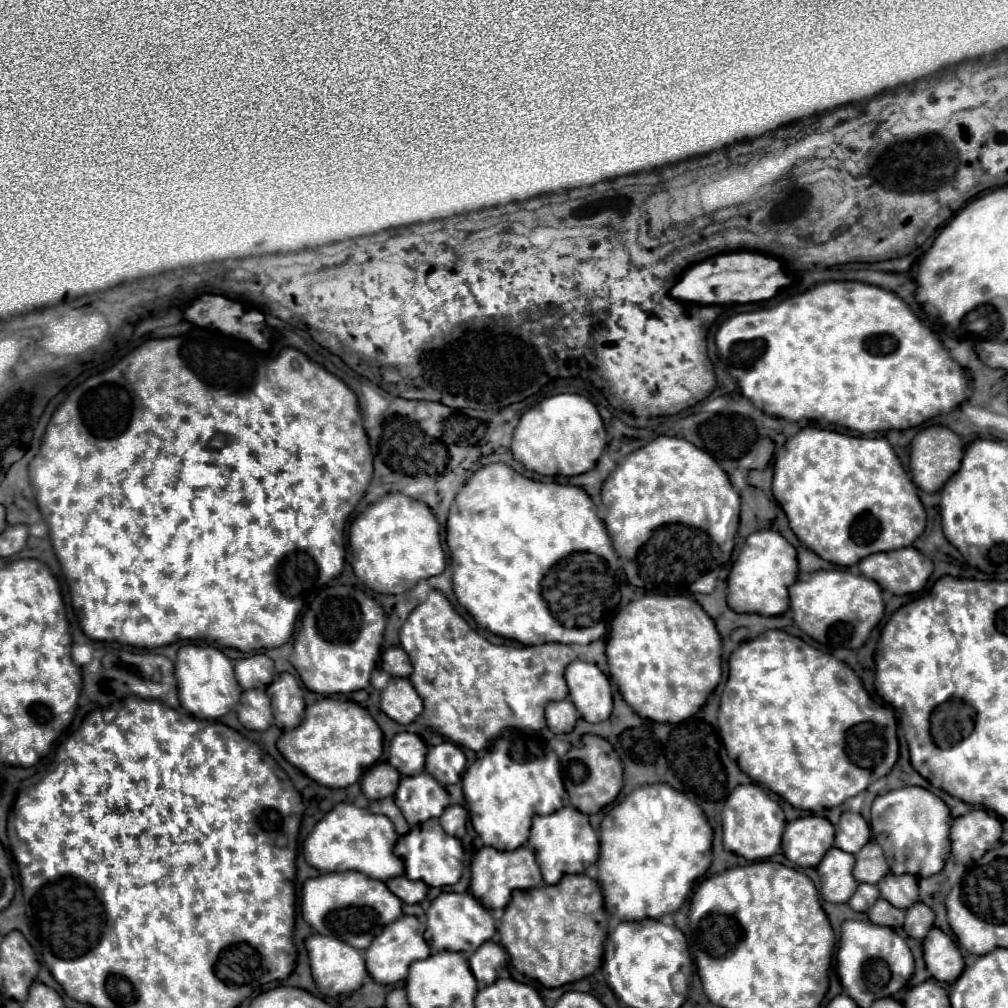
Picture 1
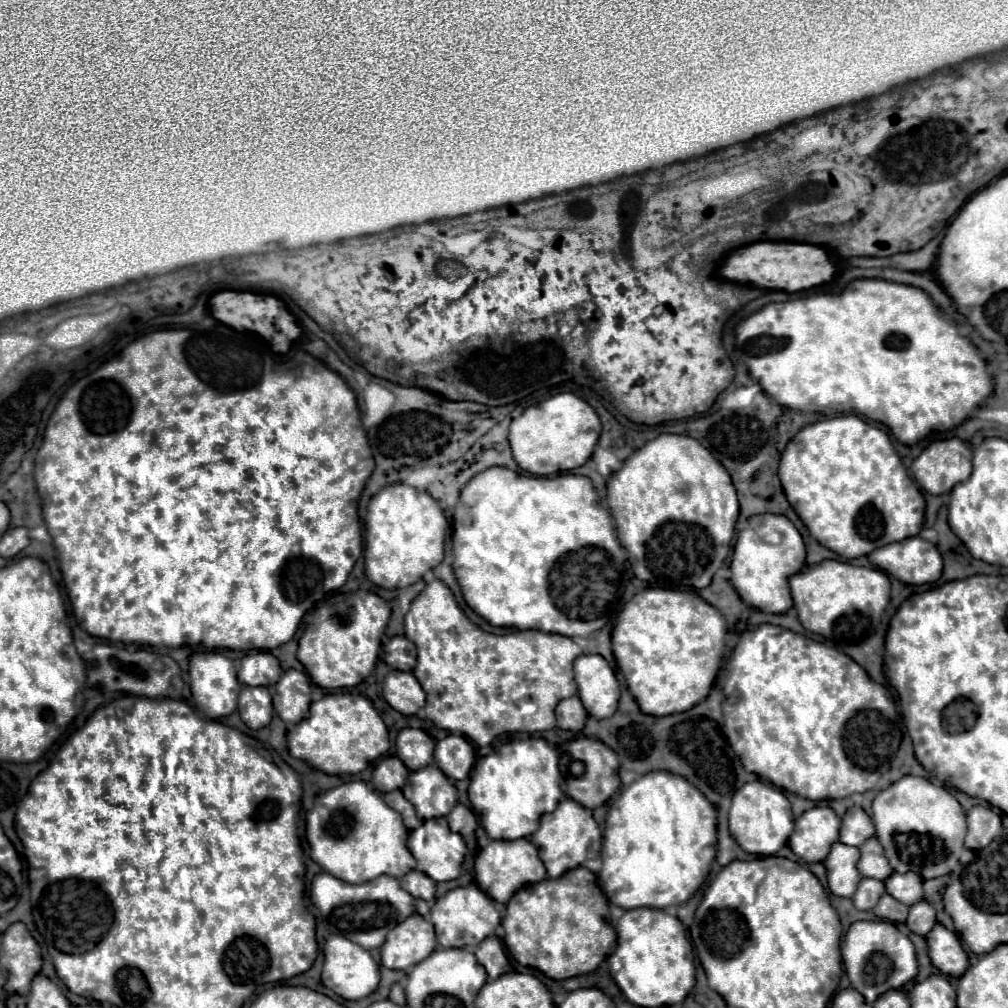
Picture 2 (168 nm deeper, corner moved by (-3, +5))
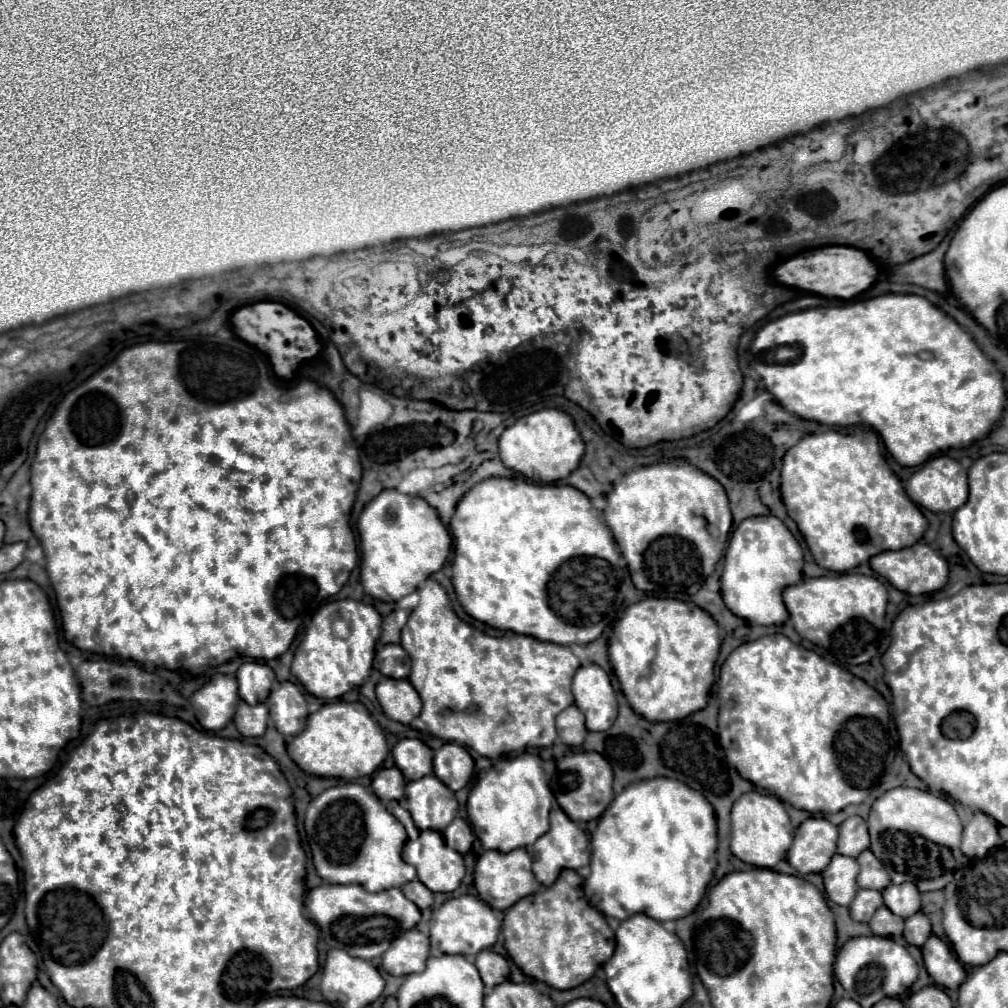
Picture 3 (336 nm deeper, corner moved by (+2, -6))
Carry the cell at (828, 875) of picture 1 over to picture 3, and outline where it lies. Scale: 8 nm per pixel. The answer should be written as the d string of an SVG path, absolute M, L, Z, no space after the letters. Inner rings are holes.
M834 854L828 868L822 872L828 898L840 906L850 906L858 892L856 876L858 876L856 858Z

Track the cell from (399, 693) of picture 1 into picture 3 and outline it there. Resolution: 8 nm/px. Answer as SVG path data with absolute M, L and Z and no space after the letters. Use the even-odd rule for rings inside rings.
M384 678L376 686L376 696L384 714L402 724L410 724L422 710L422 700L408 680Z

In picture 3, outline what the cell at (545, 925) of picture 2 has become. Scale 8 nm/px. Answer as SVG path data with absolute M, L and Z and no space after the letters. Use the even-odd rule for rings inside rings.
M562 870L560 878L550 888L526 896L506 910L502 932L510 958L526 976L532 976L556 990L570 990L592 978L596 968L612 956L614 946L602 934L602 928L606 928L606 920L586 902L582 892L582 878L574 870ZM586 916L596 916L596 922Z

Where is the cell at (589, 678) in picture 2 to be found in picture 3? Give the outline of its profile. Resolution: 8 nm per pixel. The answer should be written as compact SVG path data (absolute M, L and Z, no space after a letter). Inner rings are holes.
M598 664L582 666L572 680L574 704L586 716L588 730L606 730L616 720L618 704L608 674Z

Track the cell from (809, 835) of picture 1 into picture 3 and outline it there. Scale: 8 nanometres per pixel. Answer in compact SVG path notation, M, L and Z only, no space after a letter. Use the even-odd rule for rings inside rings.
M810 816L798 826L794 834L788 862L800 874L822 872L826 864L830 864L830 858L836 854L836 842L838 826L834 826L824 817Z

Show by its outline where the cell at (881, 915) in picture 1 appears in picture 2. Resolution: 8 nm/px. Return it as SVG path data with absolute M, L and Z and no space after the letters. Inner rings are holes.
M883 895L873 909L873 913L877 917L881 917L885 921L891 921L891 923L903 923L907 919L907 911L909 911L909 907L895 901L891 895Z

